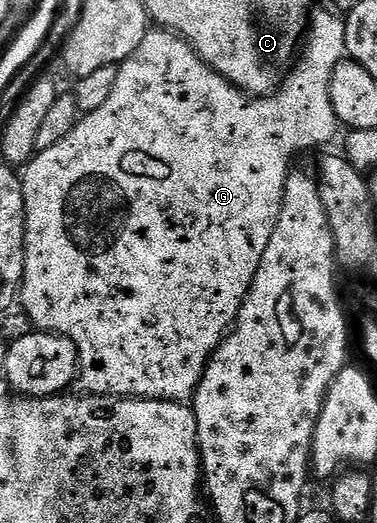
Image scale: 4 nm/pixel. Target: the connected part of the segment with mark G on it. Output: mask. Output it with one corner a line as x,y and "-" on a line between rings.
149,29
142,45
130,53
130,57
118,66
118,81
110,98
98,109
87,112
79,125
72,130
70,137
58,141
50,149
39,152
40,167
44,171
72,171
76,179
88,175
88,159
92,171
100,175
100,199
76,199
72,191
48,191
44,199
35,199
32,193
25,194
26,201
26,261
24,262
24,281
18,292
19,302
24,302
24,311
32,318
33,328
65,335
77,346
79,355
78,387
90,395
118,395
130,399
168,399
172,403
188,401
195,396
196,387
208,359
216,351
217,345
232,330
238,313
250,293
250,285
262,265
262,253
274,237
274,225
282,209
284,186
288,172
293,166
292,158
299,151
312,153
314,136
327,138
328,121
337,120
334,105
331,104
331,79
335,66
345,58
346,48
342,40
334,35
318,35
320,51
312,57
312,47
305,42
302,54
295,60
283,87
274,95
249,97
244,91
227,83
210,65
206,65
196,50
174,31

